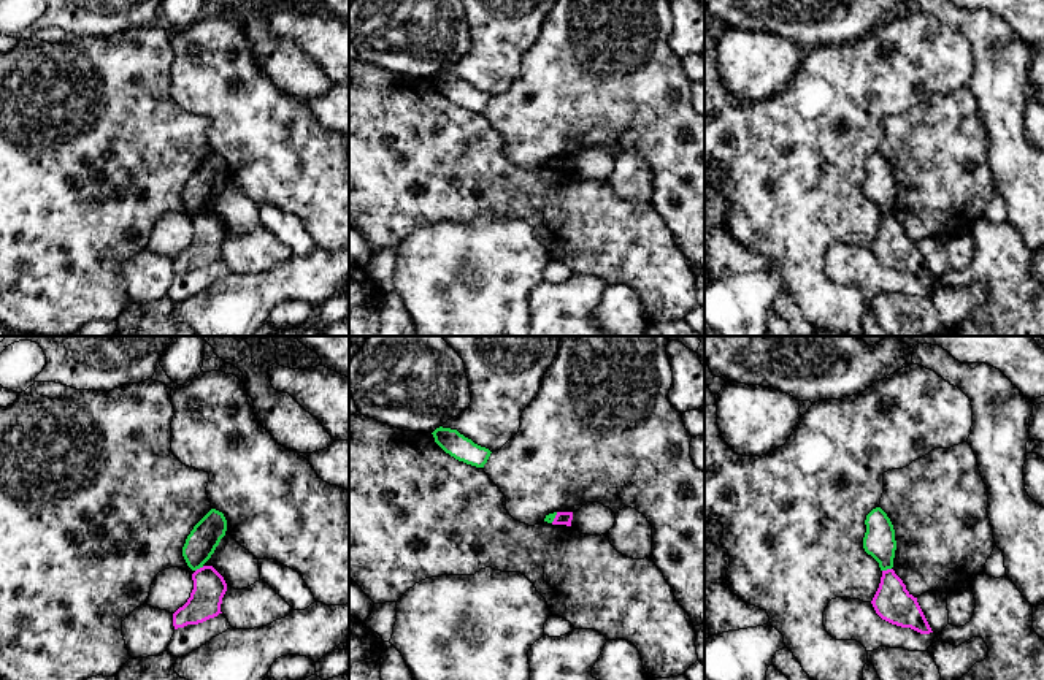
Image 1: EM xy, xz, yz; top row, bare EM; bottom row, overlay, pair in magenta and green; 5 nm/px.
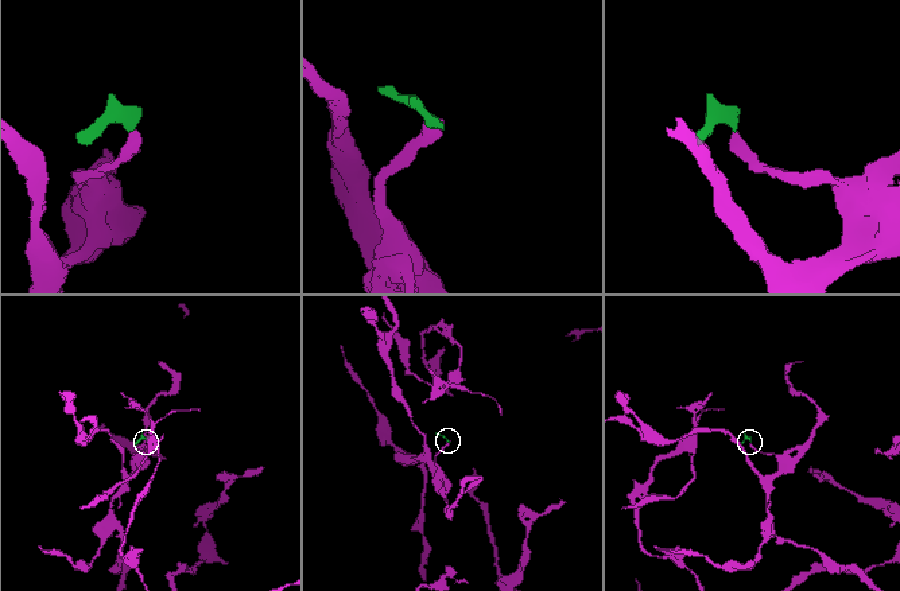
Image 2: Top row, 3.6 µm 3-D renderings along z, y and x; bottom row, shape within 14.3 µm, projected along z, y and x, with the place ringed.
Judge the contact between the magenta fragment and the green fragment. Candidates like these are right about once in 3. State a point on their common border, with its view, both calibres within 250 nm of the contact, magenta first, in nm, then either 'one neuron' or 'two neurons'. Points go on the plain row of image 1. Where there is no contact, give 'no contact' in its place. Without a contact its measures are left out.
contact yz (887, 214); calibres 190 and 160 nm; two neurons

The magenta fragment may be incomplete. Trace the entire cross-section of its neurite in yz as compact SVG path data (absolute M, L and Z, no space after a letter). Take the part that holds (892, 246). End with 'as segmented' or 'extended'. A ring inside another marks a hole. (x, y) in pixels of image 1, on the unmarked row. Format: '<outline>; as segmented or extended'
M893 214L882 216L879 233L871 246L876 258L896 271L911 273L920 279L933 277L919 247Z; as segmented

